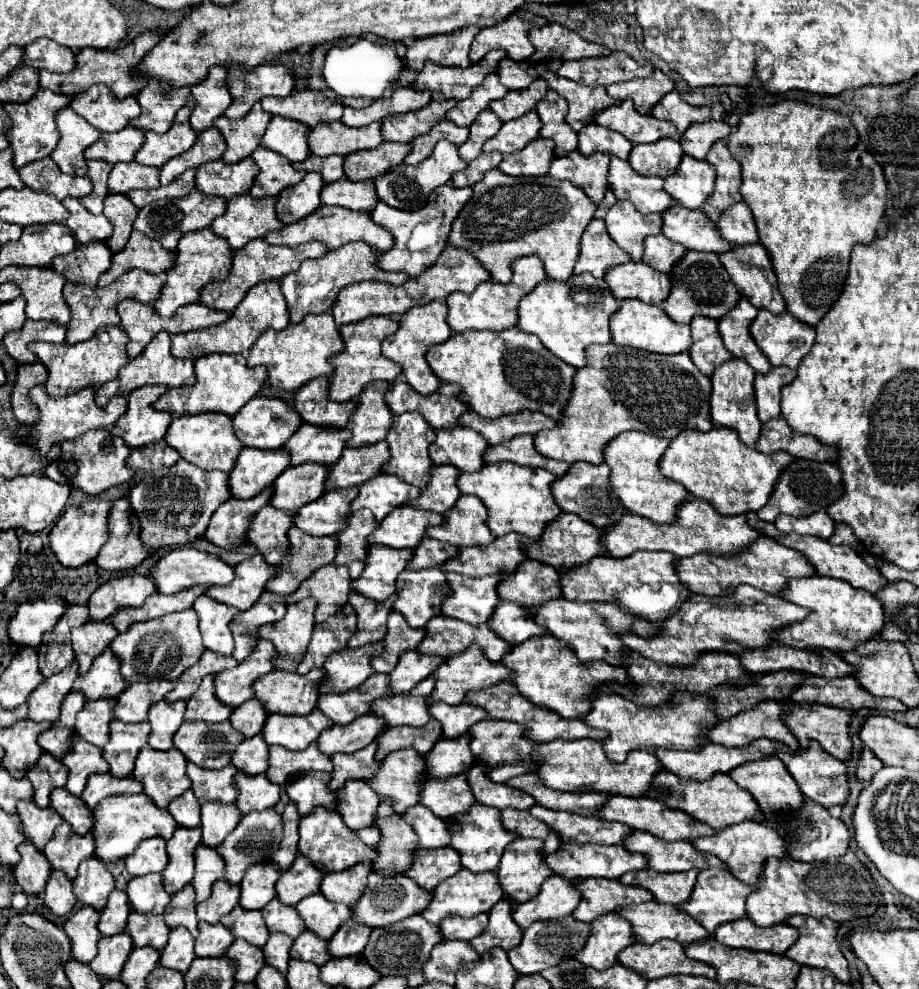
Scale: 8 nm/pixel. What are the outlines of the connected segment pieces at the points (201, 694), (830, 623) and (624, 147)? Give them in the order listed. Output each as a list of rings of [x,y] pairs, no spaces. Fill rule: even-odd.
[[[205,676],[199,690],[187,700],[187,712],[185,720],[205,720],[205,722],[223,722],[231,716],[235,708],[229,708],[229,704],[223,704],[215,696],[213,686],[215,676]]]
[[[823,576],[795,578],[795,580],[789,580],[789,584],[781,596],[785,600],[791,600],[799,606],[813,610],[813,614],[809,614],[803,622],[791,624],[791,626],[775,632],[775,640],[785,646],[827,648],[829,652],[843,654],[843,652],[855,650],[859,644],[863,644],[867,640],[877,638],[881,634],[881,630],[885,628],[883,604],[871,592],[853,588],[851,584],[837,580],[837,578],[823,578]]]
[[[587,124],[579,132],[579,152],[585,156],[593,152],[611,152],[613,156],[627,160],[631,148],[633,144],[625,136],[599,124]]]

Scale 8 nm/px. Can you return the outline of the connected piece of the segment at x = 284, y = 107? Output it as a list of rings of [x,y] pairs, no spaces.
[[[303,90],[289,96],[279,96],[279,98],[267,96],[261,100],[261,106],[271,114],[299,120],[309,128],[315,128],[319,122],[339,120],[343,114],[343,104],[339,100],[327,98],[319,90]]]

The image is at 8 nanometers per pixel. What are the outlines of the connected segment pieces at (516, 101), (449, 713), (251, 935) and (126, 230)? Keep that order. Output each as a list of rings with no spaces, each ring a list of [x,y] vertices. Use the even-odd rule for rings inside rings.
[[[537,78],[529,88],[519,90],[519,92],[507,92],[505,98],[491,102],[489,108],[491,108],[503,122],[509,122],[509,120],[515,120],[515,118],[523,116],[523,114],[529,112],[529,110],[535,110],[537,102],[543,100],[543,96],[545,96],[547,90],[549,90],[547,82],[545,82],[543,78]]]
[[[435,702],[429,708],[431,716],[443,724],[443,736],[447,738],[459,738],[469,732],[469,728],[481,720],[487,718],[487,712],[475,704],[459,704],[459,706],[449,706],[443,702]]]
[[[235,906],[227,916],[221,918],[221,924],[225,928],[231,928],[235,938],[243,938],[257,948],[263,948],[269,938],[269,930],[261,916],[261,910],[245,910],[241,906]]]
[[[109,194],[105,198],[103,214],[109,218],[109,222],[115,228],[113,236],[107,240],[107,246],[111,248],[111,252],[119,252],[125,248],[131,236],[137,212],[139,210],[135,208],[135,204],[131,204],[131,200],[127,200],[125,194]]]

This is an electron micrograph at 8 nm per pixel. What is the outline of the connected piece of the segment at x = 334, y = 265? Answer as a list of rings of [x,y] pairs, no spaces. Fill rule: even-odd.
[[[351,242],[341,246],[339,250],[331,250],[329,254],[317,258],[317,260],[303,260],[301,268],[297,272],[287,274],[281,278],[281,290],[287,300],[289,312],[291,312],[291,322],[297,324],[301,322],[307,314],[321,314],[321,312],[331,312],[333,304],[337,302],[339,292],[357,282],[365,280],[379,280],[379,282],[389,282],[389,284],[403,284],[409,280],[407,274],[393,274],[393,272],[383,272],[377,268],[377,252],[365,244],[365,242]]]

